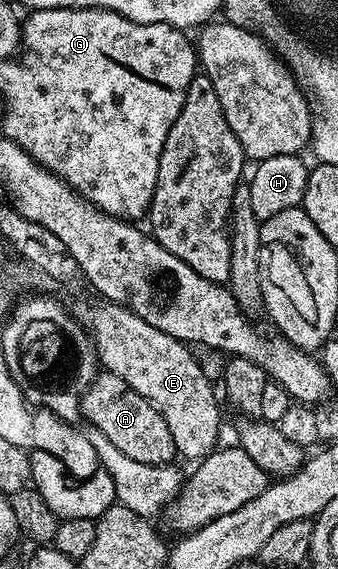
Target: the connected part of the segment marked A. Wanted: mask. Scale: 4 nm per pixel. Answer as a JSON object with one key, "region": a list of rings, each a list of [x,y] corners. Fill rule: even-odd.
{"region":[[[99,372],[94,383],[80,395],[80,414],[91,422],[97,433],[108,436],[124,456],[132,460],[140,460],[140,464],[156,464],[164,466],[175,461],[176,451],[172,432],[168,432],[168,424],[164,424],[164,416],[156,412],[156,408],[140,392],[128,388],[120,376],[109,372]]]}

